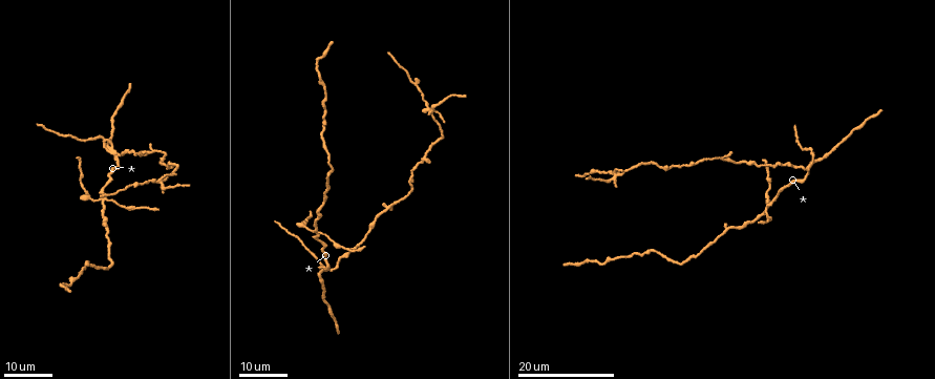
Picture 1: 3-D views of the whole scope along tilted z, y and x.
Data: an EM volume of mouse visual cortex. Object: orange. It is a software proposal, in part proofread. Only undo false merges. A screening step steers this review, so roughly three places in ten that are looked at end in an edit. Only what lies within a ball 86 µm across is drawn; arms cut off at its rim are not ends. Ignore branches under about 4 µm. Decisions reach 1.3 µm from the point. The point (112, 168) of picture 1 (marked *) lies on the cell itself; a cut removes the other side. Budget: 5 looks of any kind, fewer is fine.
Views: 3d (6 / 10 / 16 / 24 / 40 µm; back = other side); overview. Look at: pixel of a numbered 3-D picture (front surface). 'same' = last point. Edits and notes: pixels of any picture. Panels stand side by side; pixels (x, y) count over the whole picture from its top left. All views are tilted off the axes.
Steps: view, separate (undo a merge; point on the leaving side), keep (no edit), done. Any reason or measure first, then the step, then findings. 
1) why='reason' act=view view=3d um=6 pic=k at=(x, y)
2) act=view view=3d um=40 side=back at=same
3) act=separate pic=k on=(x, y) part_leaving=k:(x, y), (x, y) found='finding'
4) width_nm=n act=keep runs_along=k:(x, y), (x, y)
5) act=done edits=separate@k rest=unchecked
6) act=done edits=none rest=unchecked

why='narrows sharply' act=view view=3d um=24 pic=1 at=(413, 174)

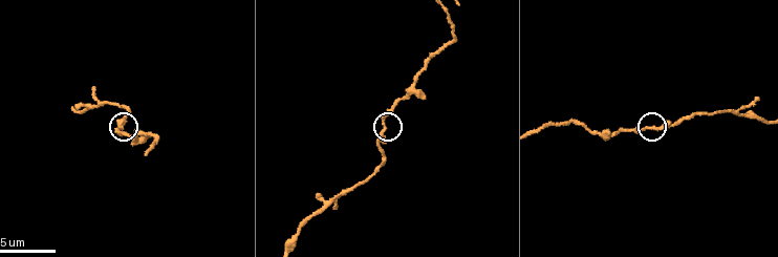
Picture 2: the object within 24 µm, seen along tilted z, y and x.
why='zoom in' act=view view=3d um=6 pic=2 at=(119, 127)

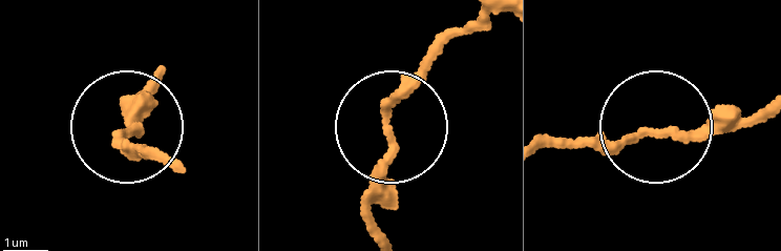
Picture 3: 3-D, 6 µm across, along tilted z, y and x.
width_nm=180 act=keep runs_along=3:(377, 237), (391, 108), (464, 27) found='all the same cell'

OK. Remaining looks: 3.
why='looks like a crossing' act=view view=3d um=16 pic=1 at=(616, 176)

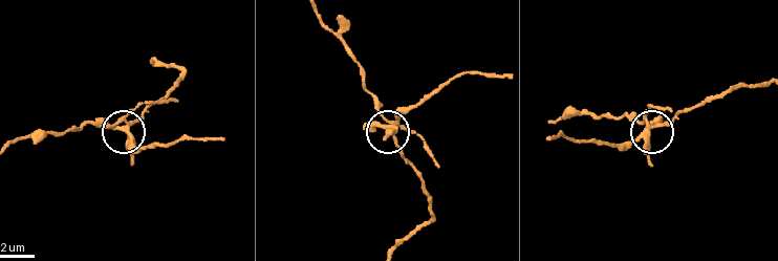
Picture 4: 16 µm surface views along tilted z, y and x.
act=view view=3d um=6 pic=4 at=(393, 127)

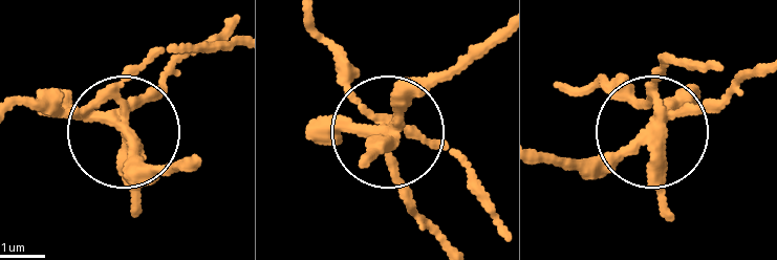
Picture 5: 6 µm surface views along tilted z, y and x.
width_nm=270 act=separate pic=5 on=(135, 68) part_leaving=5:(655, 129), (649, 95), (582, 93) found='two cells meet here'

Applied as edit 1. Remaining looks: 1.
why='calibre changes' act=view view=3d um=10 pic=2 at=(594, 131)

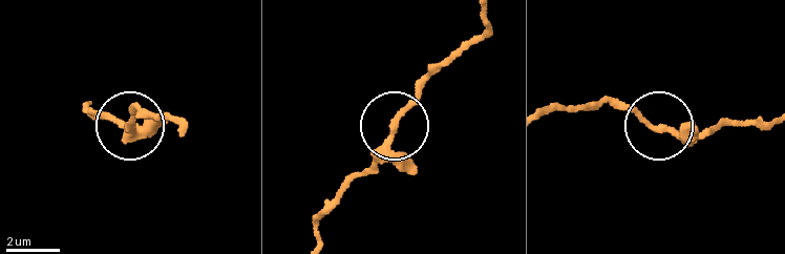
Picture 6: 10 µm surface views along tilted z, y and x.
act=keep runs_along=6:(316, 240), (322, 214), (370, 164), (397, 117), (430, 77) found='one cell here'

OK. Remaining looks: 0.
act=done edits=separate@5 rest=unchecked

